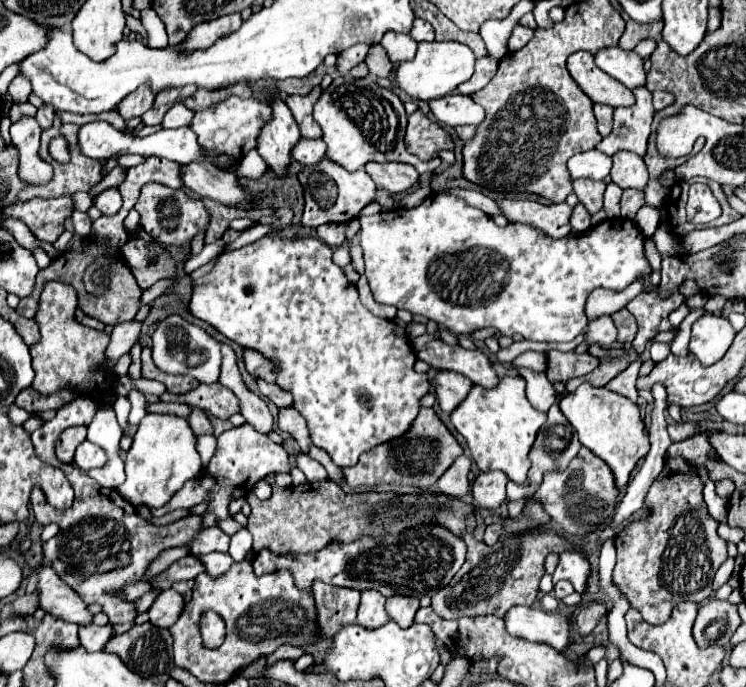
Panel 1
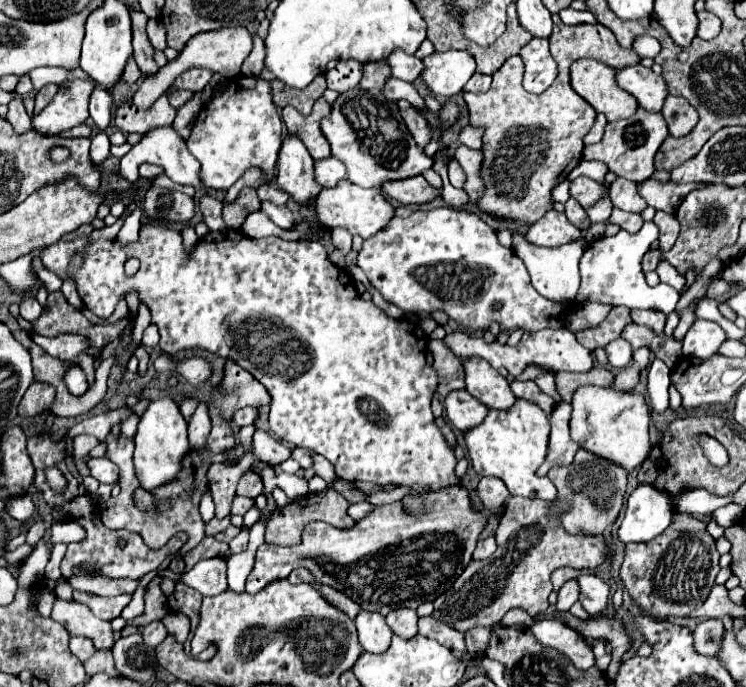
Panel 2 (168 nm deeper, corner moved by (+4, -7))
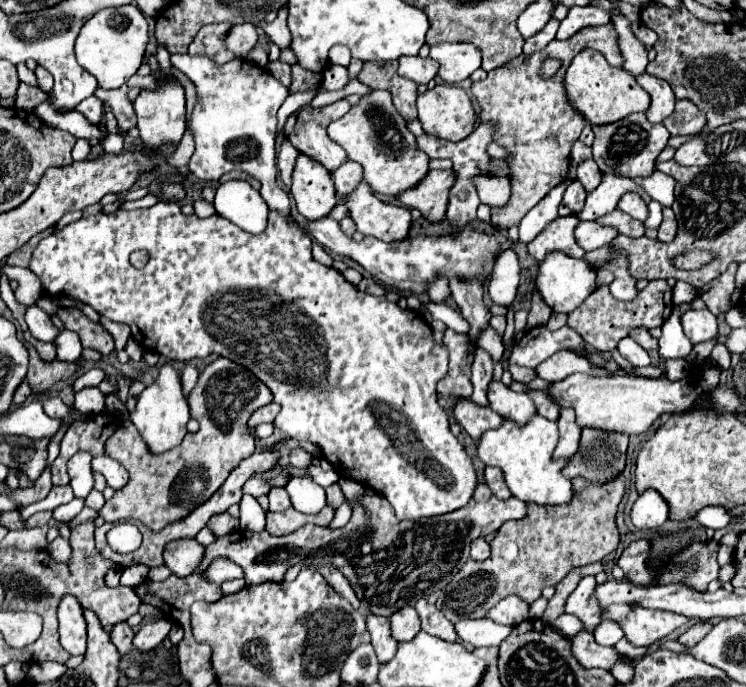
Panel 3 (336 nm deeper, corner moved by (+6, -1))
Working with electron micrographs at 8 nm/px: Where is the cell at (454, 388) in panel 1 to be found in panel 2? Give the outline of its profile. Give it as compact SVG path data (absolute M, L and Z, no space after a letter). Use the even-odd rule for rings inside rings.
M466 390L450 392L450 396L444 400L444 410L448 414L448 420L462 432L480 426L488 414L486 406L482 406L482 402L478 402Z

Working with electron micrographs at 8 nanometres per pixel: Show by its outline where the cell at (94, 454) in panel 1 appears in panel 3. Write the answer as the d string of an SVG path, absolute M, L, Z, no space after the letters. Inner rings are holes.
M96 456L92 460L92 468L96 472L100 472L106 478L108 486L114 490L120 490L128 482L128 472L124 470L124 466L120 466L118 460L114 460L110 456Z

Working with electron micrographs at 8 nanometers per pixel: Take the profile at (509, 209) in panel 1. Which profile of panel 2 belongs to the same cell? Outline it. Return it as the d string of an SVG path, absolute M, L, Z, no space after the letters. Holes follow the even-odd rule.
M548 210L546 216L542 216L534 226L528 228L526 240L536 246L562 246L568 242L574 242L582 238L582 232L568 222L568 218L562 212Z

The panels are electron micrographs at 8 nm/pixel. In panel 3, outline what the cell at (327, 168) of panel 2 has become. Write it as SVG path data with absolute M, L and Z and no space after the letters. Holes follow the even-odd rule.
M346 160L340 168L336 168L336 172L332 172L332 180L336 186L336 196L338 198L346 196L362 180L362 166L352 162L352 160Z

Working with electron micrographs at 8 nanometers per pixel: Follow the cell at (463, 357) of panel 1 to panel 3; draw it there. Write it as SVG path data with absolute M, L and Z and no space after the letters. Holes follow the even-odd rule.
M492 380L488 386L488 406L500 416L510 418L518 424L524 424L536 414L536 408L526 394L514 392L500 380Z

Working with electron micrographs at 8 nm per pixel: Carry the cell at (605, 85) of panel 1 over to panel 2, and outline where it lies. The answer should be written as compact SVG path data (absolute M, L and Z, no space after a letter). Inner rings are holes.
M586 58L586 60L576 60L570 66L570 80L572 80L572 88L600 114L608 116L608 122L616 122L622 118L630 118L636 110L638 110L638 100L628 94L626 90L622 90L616 84L616 70L604 62L598 62L594 58Z

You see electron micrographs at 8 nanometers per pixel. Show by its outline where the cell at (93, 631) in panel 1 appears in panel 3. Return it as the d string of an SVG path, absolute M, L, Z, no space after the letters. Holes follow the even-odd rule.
M72 594L62 596L58 604L60 620L60 644L72 656L86 652L86 620L82 616L82 606Z

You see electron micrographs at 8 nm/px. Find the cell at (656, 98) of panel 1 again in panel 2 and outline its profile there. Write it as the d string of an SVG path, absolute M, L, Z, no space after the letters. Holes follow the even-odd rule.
M680 96L666 98L666 108L662 108L662 116L668 122L668 130L674 138L682 138L698 124L696 108Z

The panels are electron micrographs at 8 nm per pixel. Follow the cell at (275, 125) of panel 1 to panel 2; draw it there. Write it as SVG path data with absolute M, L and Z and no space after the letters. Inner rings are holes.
M286 136L278 154L276 182L296 204L308 204L318 198L322 186L314 180L314 160L306 146L294 136Z

